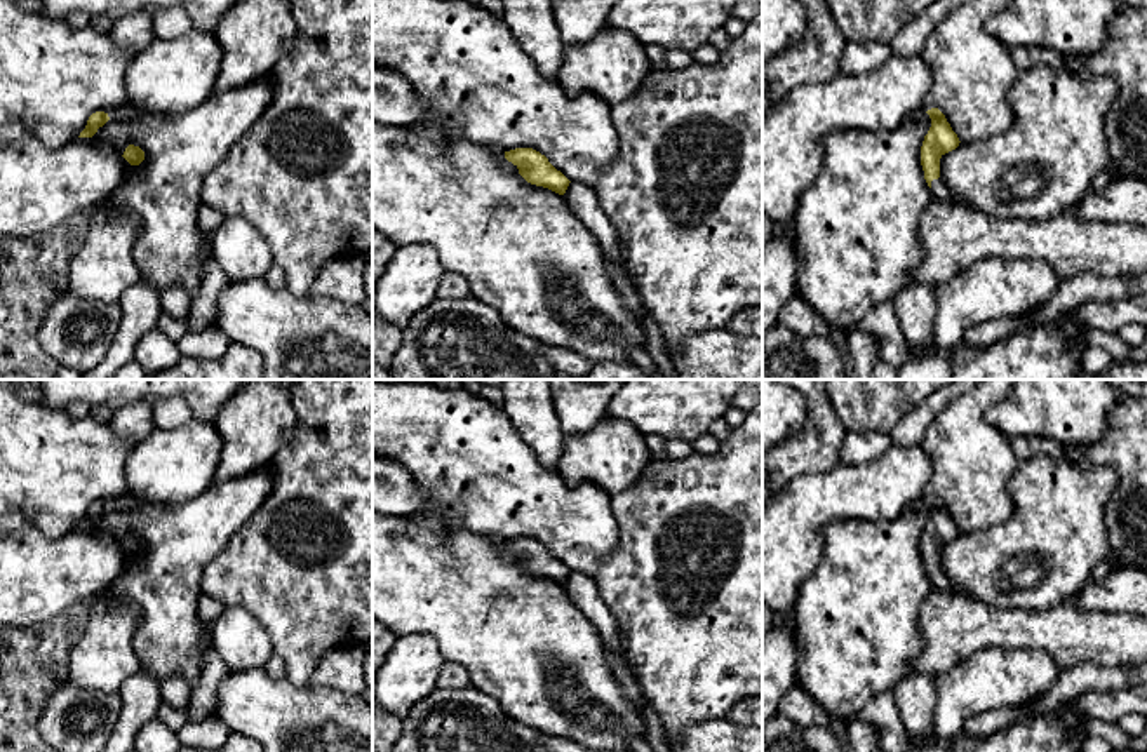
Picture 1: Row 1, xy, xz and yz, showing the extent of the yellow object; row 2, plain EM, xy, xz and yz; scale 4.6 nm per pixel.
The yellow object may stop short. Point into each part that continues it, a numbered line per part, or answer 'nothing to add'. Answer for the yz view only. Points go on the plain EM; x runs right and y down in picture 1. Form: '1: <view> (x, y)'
1: yz (940, 580)

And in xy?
1: xy (124, 503)

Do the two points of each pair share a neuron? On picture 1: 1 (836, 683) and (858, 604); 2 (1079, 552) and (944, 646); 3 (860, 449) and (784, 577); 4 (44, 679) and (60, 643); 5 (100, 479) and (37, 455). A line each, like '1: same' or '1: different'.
1: same
2: different
3: different
4: same
5: same

